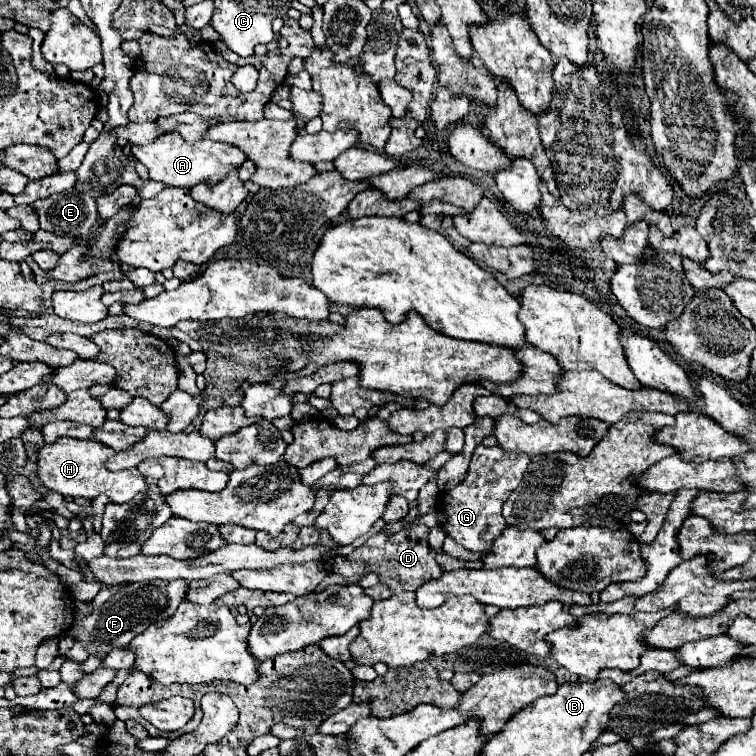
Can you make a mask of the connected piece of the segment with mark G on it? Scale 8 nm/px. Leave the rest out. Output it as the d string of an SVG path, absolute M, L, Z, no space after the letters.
M478 444L466 478L452 490L444 492L440 498L440 510L446 514L444 532L454 538L460 546L472 552L488 550L494 540L504 532L506 518L502 516L502 506L508 500L508 496L516 490L516 486L522 482L524 472L528 468L530 458L522 452L506 452L500 446L482 446Z

